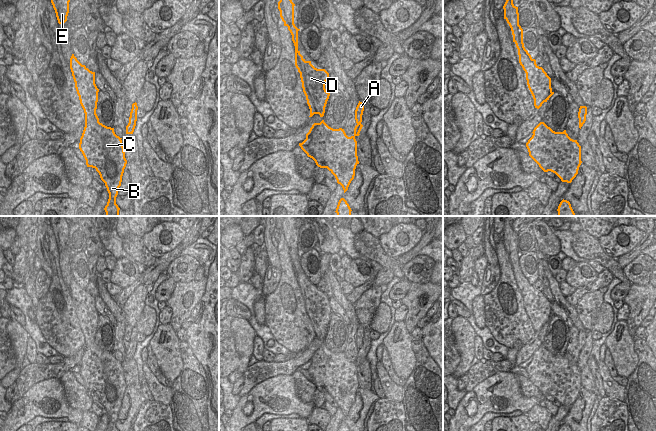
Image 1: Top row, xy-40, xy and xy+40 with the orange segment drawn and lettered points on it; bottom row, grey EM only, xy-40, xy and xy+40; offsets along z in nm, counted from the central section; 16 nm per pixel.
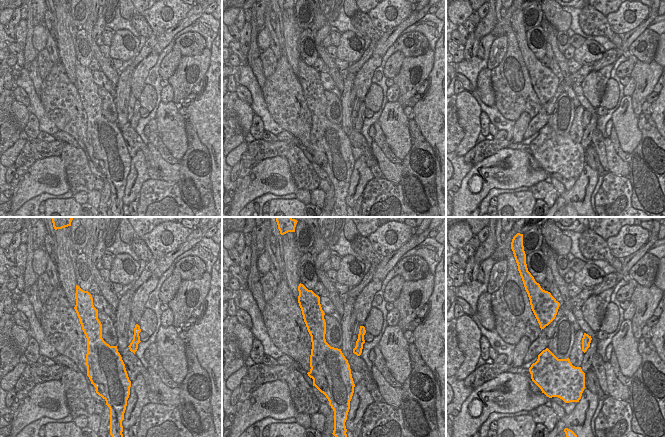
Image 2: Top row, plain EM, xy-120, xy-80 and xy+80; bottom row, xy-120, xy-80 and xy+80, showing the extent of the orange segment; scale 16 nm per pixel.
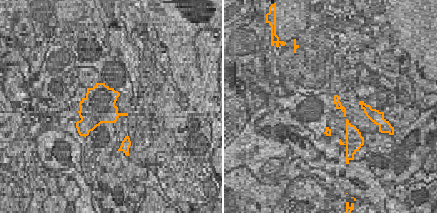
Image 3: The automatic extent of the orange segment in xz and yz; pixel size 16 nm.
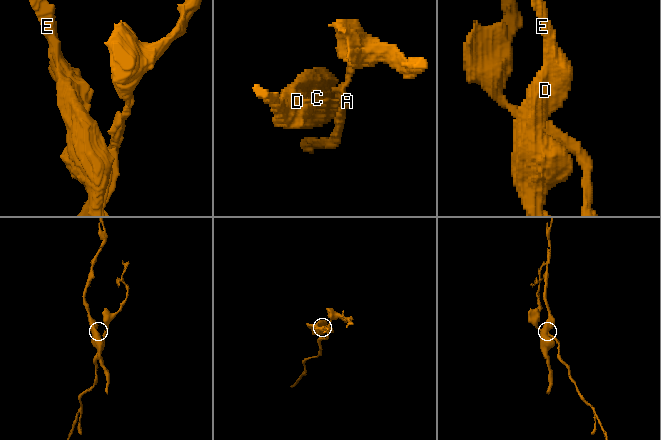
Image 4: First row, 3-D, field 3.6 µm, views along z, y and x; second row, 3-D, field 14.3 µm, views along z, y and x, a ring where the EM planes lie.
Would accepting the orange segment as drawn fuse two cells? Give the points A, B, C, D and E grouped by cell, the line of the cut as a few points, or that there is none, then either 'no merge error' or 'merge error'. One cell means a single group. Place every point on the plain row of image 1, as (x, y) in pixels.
groups A / B C D E; cut xy (351, 360), (354, 362); merge error

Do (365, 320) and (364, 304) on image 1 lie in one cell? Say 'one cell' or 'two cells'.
one cell

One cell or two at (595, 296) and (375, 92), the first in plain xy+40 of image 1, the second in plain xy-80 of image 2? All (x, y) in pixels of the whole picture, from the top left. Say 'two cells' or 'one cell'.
two cells

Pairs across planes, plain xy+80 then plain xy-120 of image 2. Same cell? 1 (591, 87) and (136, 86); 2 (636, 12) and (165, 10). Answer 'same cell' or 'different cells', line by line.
1: same cell
2: same cell

